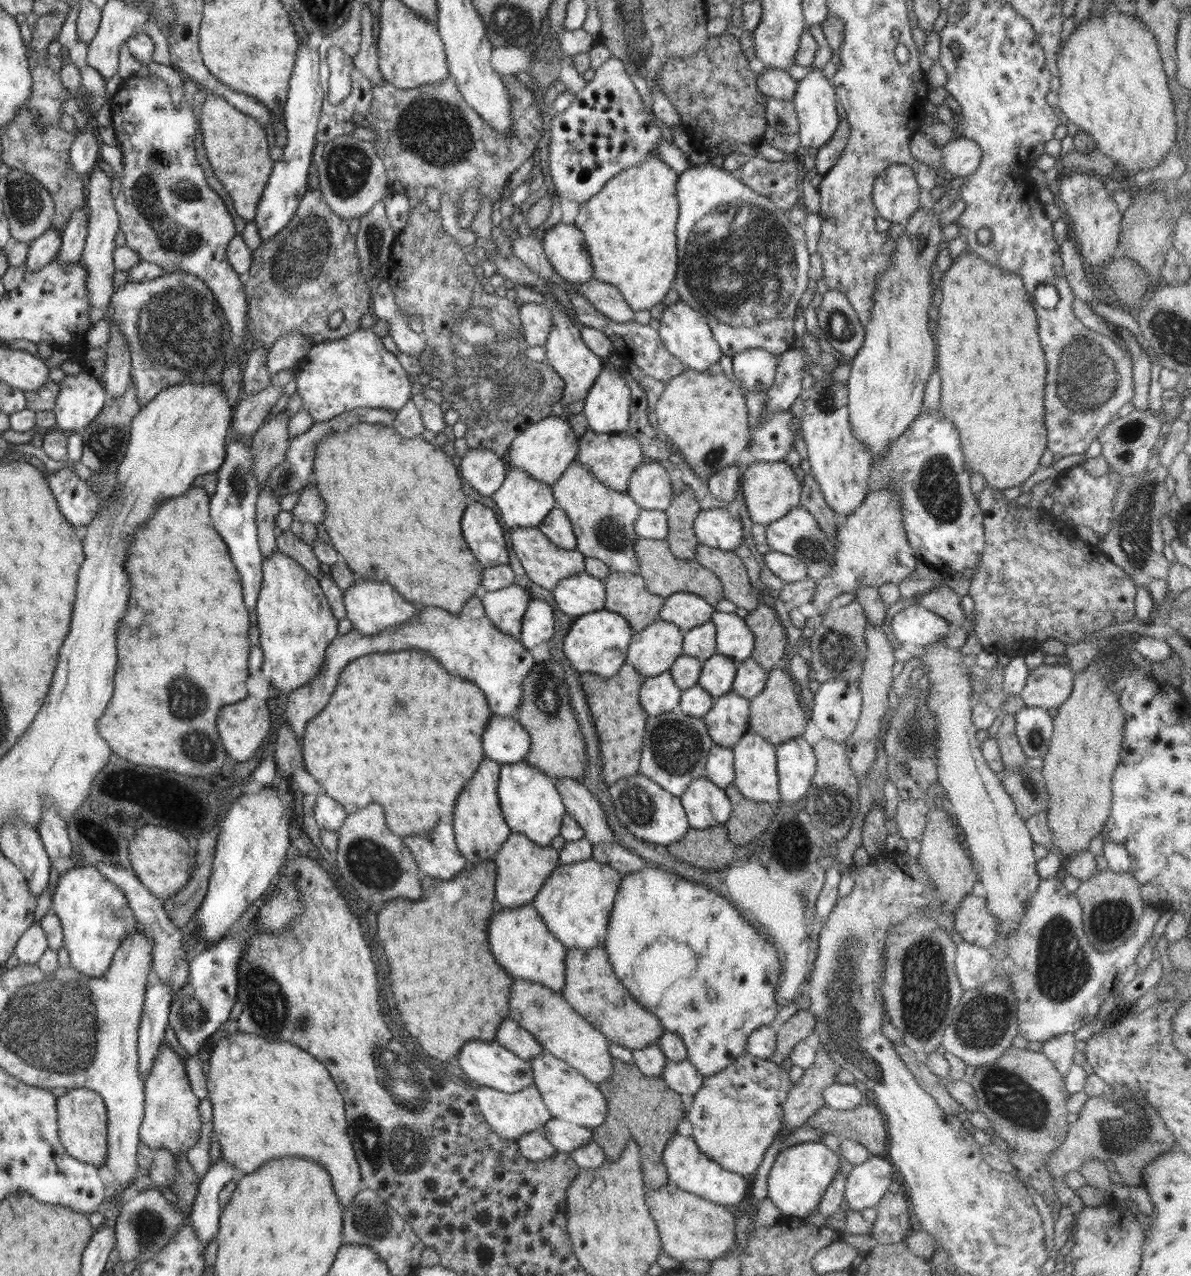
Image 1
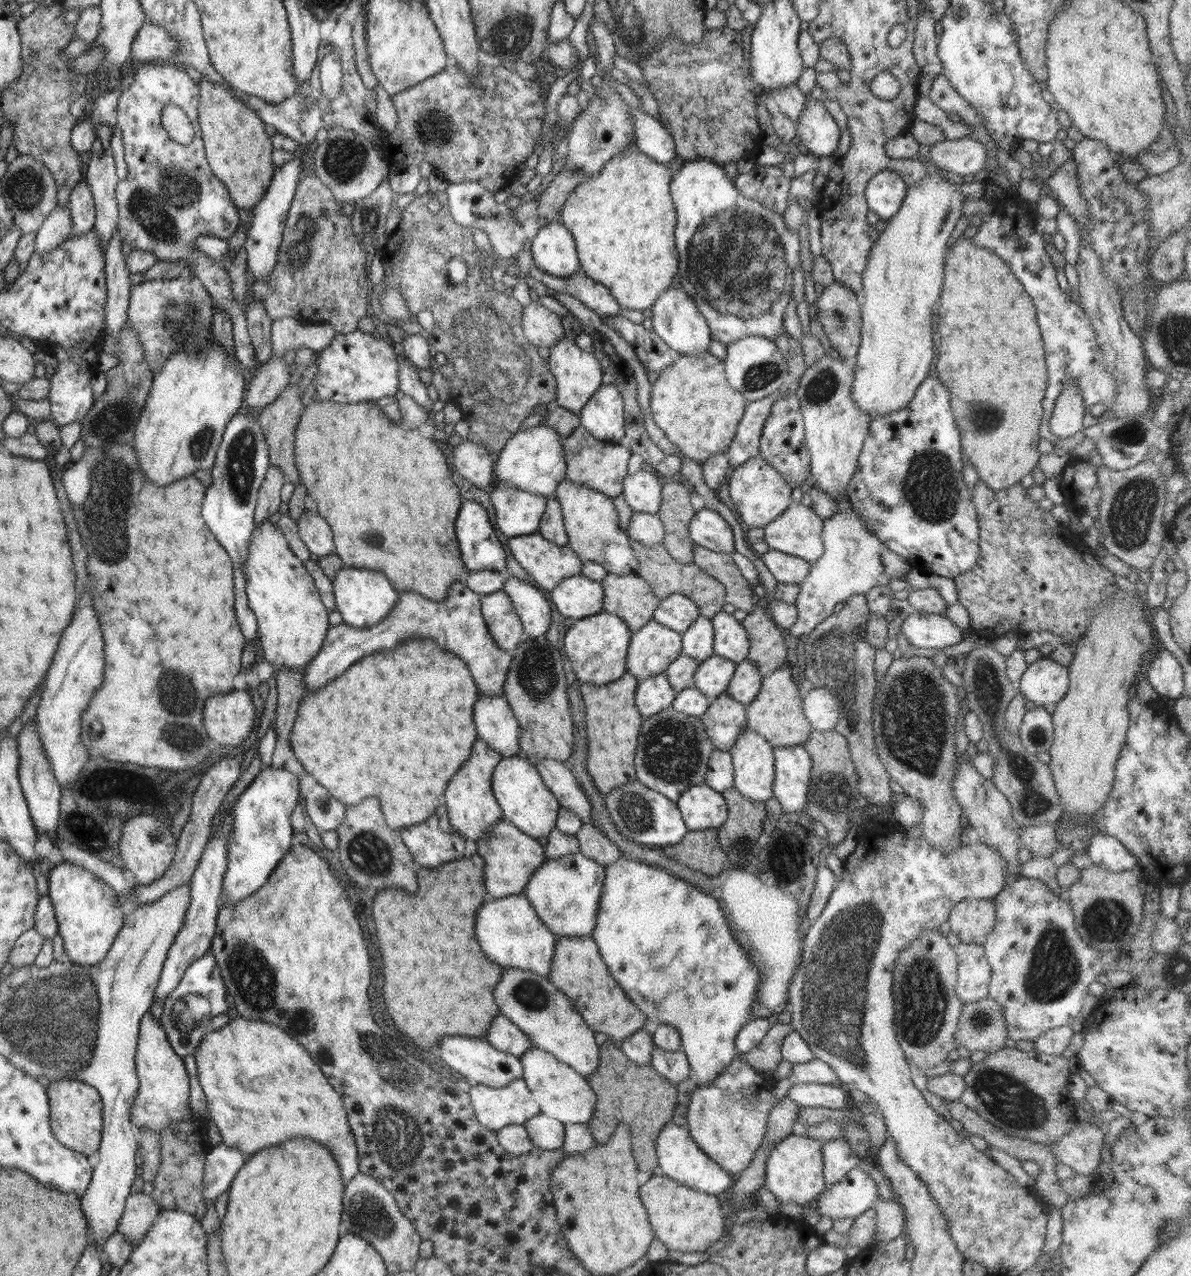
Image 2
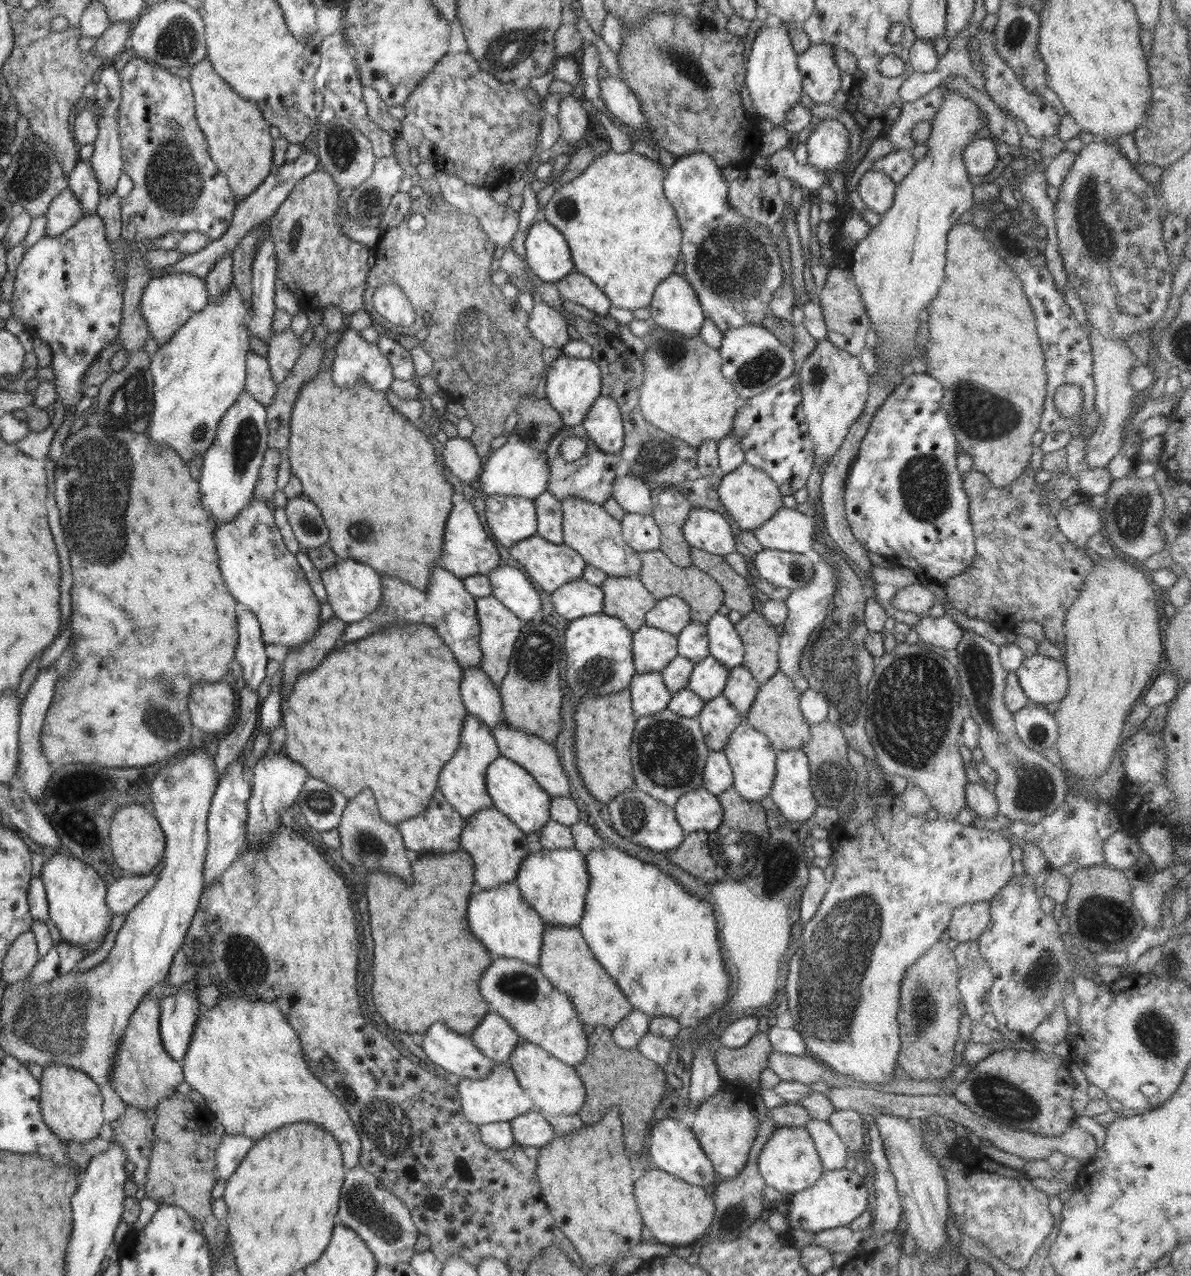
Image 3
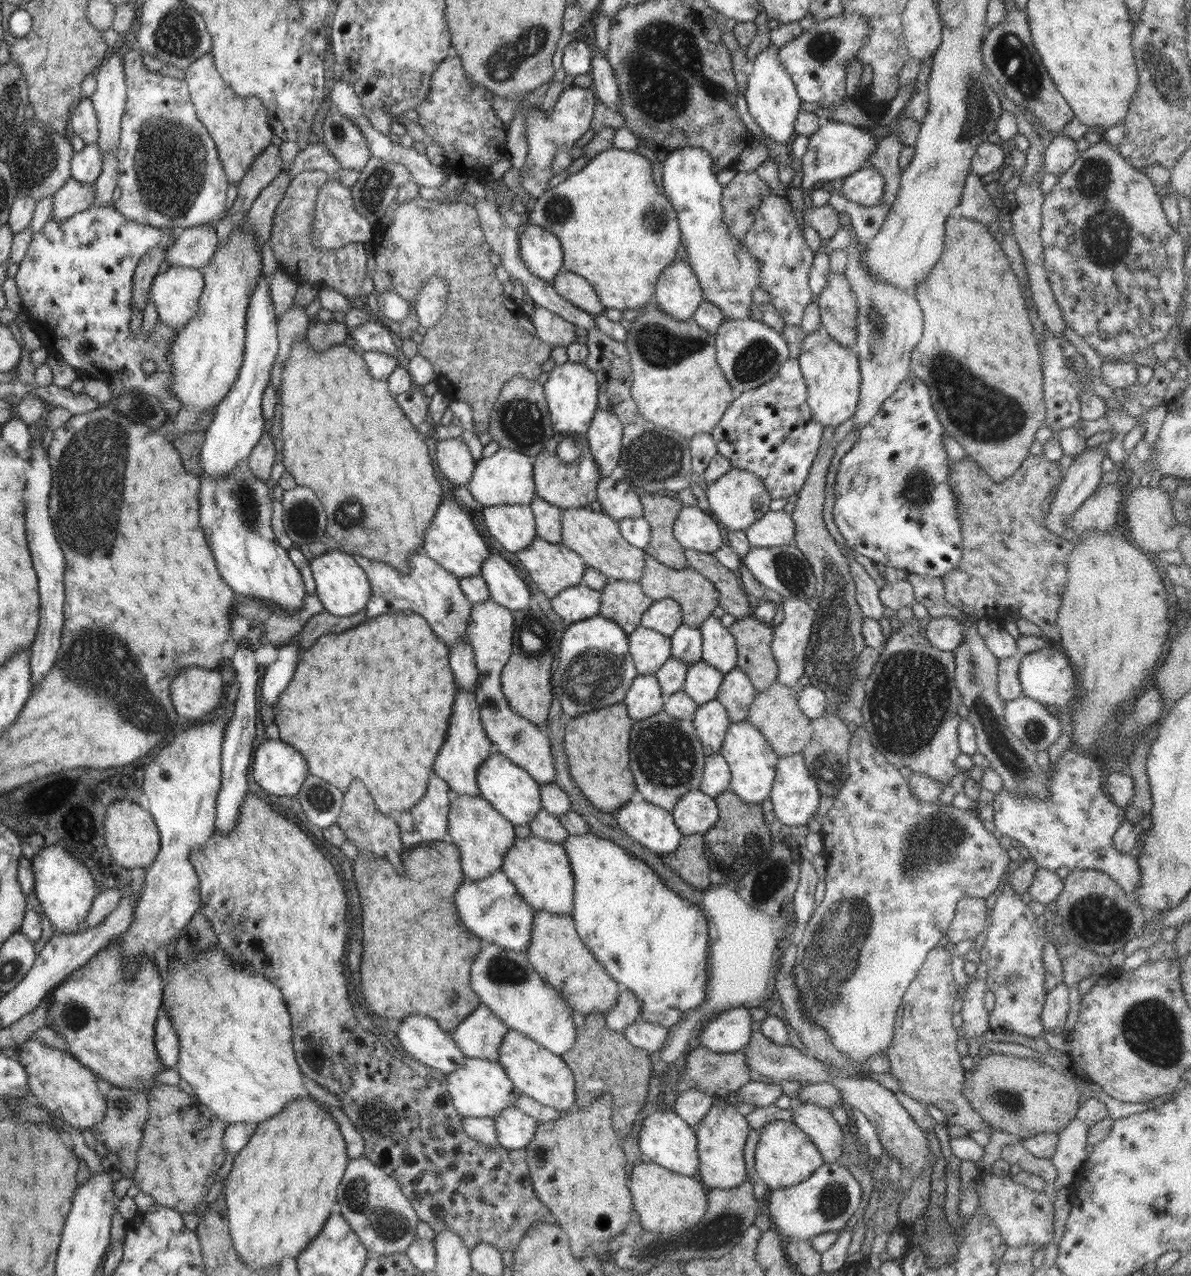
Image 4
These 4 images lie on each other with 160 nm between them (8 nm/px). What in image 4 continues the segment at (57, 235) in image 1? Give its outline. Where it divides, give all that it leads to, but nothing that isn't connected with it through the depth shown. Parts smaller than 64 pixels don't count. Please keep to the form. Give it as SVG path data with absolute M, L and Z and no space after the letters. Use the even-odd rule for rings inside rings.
M70 177L53 196L52 219L68 220L73 214L92 206L95 185L78 182Z

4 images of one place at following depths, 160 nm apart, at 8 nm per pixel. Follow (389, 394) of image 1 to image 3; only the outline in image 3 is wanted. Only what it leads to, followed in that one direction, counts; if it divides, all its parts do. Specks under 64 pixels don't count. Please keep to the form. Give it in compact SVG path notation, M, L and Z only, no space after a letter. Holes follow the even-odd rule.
M346 330L337 342L336 355L334 356L332 369L333 381L343 389L353 387L358 381L367 382L372 390L388 392L392 381L395 379L391 362L380 352L378 345L366 341L359 331Z

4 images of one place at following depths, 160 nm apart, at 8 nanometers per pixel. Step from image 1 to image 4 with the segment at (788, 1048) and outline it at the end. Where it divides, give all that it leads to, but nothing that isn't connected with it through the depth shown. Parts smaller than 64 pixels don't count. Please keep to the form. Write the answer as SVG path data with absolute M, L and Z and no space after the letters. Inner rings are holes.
M696 1046L685 1054L685 1071L680 1082L675 1086L675 1090L679 1094L689 1088L699 1088L708 1096L728 1095L755 1078L755 1075L751 1074L746 1061L748 1061L748 1058L746 1058L745 1050L722 1053L708 1050L706 1047Z

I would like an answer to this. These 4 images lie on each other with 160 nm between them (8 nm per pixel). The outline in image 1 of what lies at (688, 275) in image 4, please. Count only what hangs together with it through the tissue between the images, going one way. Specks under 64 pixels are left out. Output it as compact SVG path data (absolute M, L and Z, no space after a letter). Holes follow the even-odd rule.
M679 300L666 306L659 322L658 332L666 350L682 362L684 366L687 366L688 369L704 372L713 364L718 363L719 358L724 355L720 345L714 340L711 328L701 312L694 310L684 301Z

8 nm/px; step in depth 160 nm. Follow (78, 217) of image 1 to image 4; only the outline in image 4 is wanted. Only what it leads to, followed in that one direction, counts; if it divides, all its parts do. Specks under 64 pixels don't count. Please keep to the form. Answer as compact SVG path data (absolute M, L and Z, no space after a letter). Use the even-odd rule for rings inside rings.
M85 144L79 152L71 158L71 177L78 182L94 185L102 170L102 152L94 144Z

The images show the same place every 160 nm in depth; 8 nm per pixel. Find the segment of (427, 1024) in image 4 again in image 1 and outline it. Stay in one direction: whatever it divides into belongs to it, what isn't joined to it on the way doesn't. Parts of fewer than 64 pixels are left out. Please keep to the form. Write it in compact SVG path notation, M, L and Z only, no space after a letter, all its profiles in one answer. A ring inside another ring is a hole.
M496 1040L465 1042L454 1058L454 1063L480 1086L495 1088L500 1092L515 1093L533 1084L532 1067L529 1061L522 1060Z

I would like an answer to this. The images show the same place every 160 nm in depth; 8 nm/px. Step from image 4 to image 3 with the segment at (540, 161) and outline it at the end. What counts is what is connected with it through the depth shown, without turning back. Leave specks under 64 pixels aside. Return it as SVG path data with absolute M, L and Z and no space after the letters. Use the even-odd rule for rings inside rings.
M564 94L560 99L557 121L560 125L561 138L570 143L583 139L588 125L592 123L581 98L576 98L572 94Z

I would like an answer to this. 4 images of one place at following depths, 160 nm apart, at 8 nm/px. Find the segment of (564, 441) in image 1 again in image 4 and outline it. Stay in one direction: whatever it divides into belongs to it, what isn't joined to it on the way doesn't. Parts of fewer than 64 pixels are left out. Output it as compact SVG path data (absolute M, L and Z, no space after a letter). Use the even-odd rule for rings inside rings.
M508 448L476 461L476 467L466 486L474 500L483 507L499 504L530 504L535 494L534 462L532 457Z

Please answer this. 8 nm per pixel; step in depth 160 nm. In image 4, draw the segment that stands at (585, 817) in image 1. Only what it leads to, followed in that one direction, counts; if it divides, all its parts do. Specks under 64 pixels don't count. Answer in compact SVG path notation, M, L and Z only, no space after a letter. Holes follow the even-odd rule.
M492 599L473 604L466 629L465 640L473 648L473 657L479 672L475 699L486 734L498 751L514 764L522 767L540 785L552 783L556 774L549 738L541 727L514 712L501 686L501 674L511 655L514 630L513 611Z

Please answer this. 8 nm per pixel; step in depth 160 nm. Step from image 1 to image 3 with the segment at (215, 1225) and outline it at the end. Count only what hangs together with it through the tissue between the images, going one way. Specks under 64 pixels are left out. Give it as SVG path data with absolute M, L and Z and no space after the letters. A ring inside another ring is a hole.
M224 1135L216 1151L217 1180L228 1180L255 1142L244 1135Z

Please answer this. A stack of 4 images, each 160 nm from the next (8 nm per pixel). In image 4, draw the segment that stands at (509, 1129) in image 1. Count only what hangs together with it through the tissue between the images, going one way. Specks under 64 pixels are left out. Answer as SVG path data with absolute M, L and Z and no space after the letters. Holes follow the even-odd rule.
M467 1058L460 1068L446 1075L447 1091L452 1097L454 1108L462 1117L494 1118L500 1111L515 1106L515 1100L522 1094L498 1061Z

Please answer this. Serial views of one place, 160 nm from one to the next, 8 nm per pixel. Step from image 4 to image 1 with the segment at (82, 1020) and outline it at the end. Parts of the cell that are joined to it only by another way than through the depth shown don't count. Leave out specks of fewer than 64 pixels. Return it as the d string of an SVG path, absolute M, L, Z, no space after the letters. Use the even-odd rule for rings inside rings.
M166 1043L159 1046L152 1070L145 1078L145 1109L139 1130L139 1140L151 1150L165 1148L172 1154L187 1152L198 1138L203 1123L198 1113L199 1099L192 1093L185 1064Z

